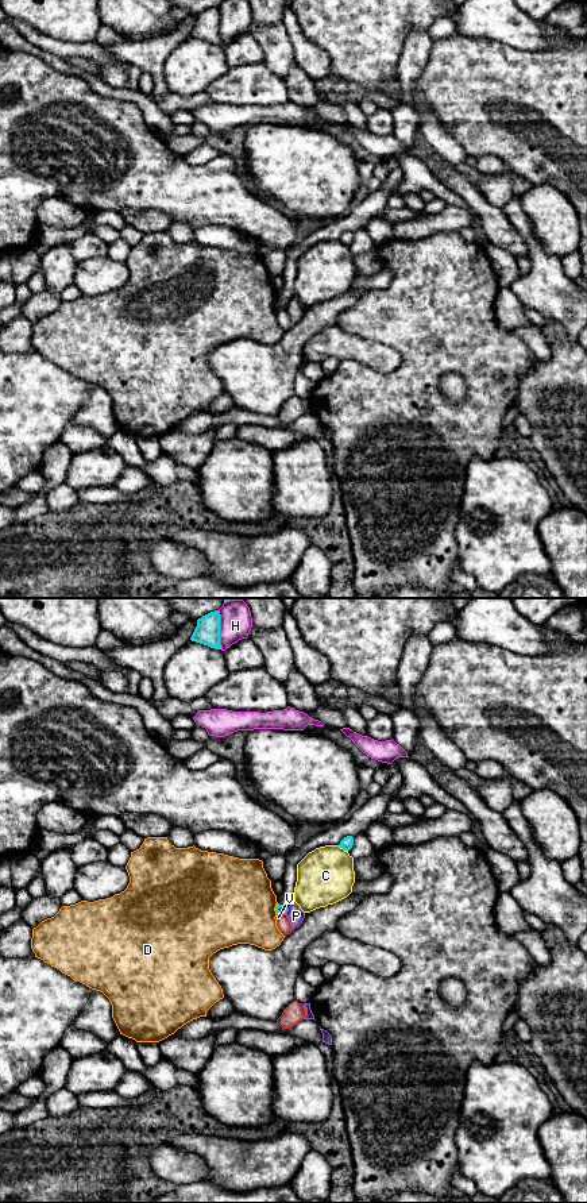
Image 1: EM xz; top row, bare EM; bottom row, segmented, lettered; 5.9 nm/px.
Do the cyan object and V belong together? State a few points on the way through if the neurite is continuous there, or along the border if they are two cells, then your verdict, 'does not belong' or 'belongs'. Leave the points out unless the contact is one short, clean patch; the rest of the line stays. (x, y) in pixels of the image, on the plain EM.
does not belong

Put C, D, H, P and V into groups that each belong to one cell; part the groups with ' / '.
C / D / H / P / V

